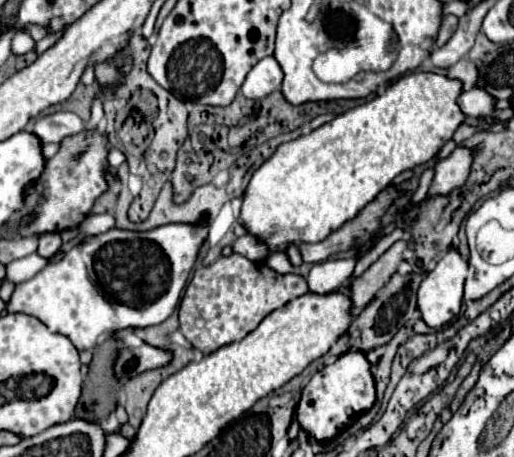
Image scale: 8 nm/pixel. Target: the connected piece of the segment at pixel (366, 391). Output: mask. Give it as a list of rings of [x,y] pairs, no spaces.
[[[363,351],[343,353],[337,361],[325,365],[323,371],[315,373],[313,379],[301,391],[297,405],[297,421],[303,431],[307,431],[317,441],[327,441],[339,431],[349,427],[361,413],[369,411],[375,403],[375,381],[371,373],[371,363]]]

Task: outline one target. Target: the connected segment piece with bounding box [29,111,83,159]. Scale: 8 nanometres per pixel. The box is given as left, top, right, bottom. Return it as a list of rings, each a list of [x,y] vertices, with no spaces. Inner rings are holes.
[[[57,111],[57,113],[51,113],[51,115],[43,115],[43,117],[37,117],[31,125],[29,125],[29,131],[39,137],[39,141],[47,143],[47,145],[41,145],[41,153],[45,159],[51,159],[63,137],[67,137],[69,133],[79,133],[83,129],[83,121],[75,115],[75,113],[69,113],[69,111]]]

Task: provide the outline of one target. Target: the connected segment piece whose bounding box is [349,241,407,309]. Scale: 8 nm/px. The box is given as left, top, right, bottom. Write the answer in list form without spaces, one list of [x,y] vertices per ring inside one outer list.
[[[397,241],[389,251],[385,251],[361,277],[353,279],[349,283],[351,289],[351,309],[363,309],[375,293],[391,279],[391,275],[397,271],[399,263],[403,261],[401,255],[407,249],[405,241]]]

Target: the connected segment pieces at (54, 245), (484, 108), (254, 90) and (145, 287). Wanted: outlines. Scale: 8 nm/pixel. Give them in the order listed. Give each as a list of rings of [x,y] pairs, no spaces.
[[[49,233],[49,235],[43,235],[43,237],[39,239],[39,249],[37,249],[37,253],[39,253],[41,257],[49,259],[55,251],[59,251],[59,247],[61,247],[61,237],[59,237],[57,233]]]
[[[471,89],[467,93],[461,93],[457,99],[457,105],[461,107],[461,111],[469,117],[481,117],[481,115],[489,115],[493,113],[493,97],[489,97],[489,93],[485,93],[485,89]]]
[[[263,57],[245,77],[241,85],[241,93],[247,99],[261,99],[271,91],[279,89],[281,79],[283,79],[283,71],[275,61],[275,57]]]
[[[163,225],[145,233],[109,229],[107,233],[89,237],[77,243],[59,263],[45,265],[33,279],[15,285],[7,303],[7,313],[27,313],[45,323],[53,333],[69,337],[79,349],[93,349],[99,335],[109,335],[121,329],[145,329],[163,323],[181,299],[181,291],[189,271],[197,259],[197,251],[207,237],[205,225]]]

